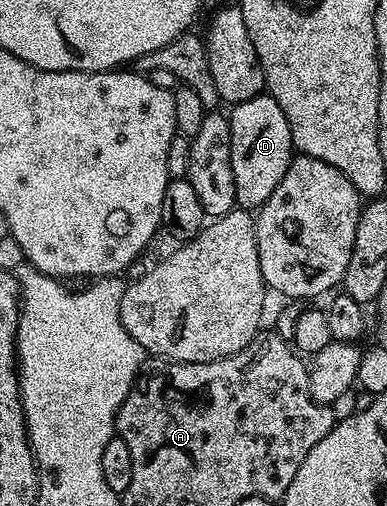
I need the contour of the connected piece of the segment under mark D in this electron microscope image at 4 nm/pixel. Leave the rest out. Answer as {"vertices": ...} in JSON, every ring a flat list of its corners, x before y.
{"vertices":[[269,93,252,97,252,101,233,104,228,118,232,137,232,177,236,181,234,201,241,210,254,213,264,205,264,201,268,201,268,197,272,197,272,193,276,193,276,185,284,181,284,173,288,173,288,165,296,154,296,148,284,109,276,105]]}

